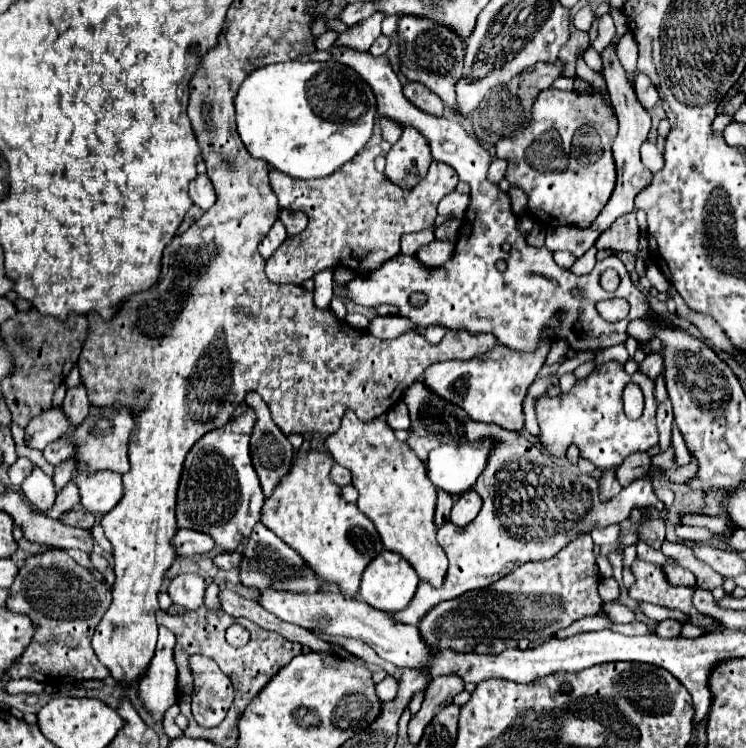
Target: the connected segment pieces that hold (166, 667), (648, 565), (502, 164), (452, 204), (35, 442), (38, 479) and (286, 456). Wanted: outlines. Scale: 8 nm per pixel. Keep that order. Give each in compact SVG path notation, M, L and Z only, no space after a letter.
M159 626L155 658L145 678L139 682L139 696L157 722L161 722L165 710L177 702L177 668L173 660L173 646L175 634Z
M637 558L633 562L631 570L635 576L635 584L629 588L629 596L633 600L651 602L651 604L659 604L659 606L665 606L671 610L679 610L689 618L691 624L703 628L705 632L721 630L719 620L697 612L697 608L693 606L691 598L693 598L695 588L669 584L667 576L663 572L663 566Z
M495 158L491 168L489 168L489 178L493 182L501 182L501 178L505 176L505 170L507 170L507 160L501 160L501 158Z
M447 194L441 202L439 202L439 214L449 216L449 214L457 214L463 218L465 210L469 204L469 196L463 194Z
M49 408L47 412L35 416L29 426L25 428L25 440L31 448L43 450L47 444L67 438L71 422L63 416L61 408Z
M35 468L33 474L25 478L21 490L35 510L49 510L57 498L55 484L51 484L51 478L41 468Z
M251 392L247 396L247 406L251 410L255 410L257 414L257 424L251 432L251 460L253 460L253 466L255 466L255 472L259 476L259 482L261 482L261 488L263 488L263 494L269 498L271 492L275 490L275 486L279 486L279 482L287 476L287 472L291 470L291 464L295 460L295 448L291 446L291 442L287 440L287 436L277 428L277 424L271 420L271 414L269 414L269 408L267 404L261 400L259 394Z

